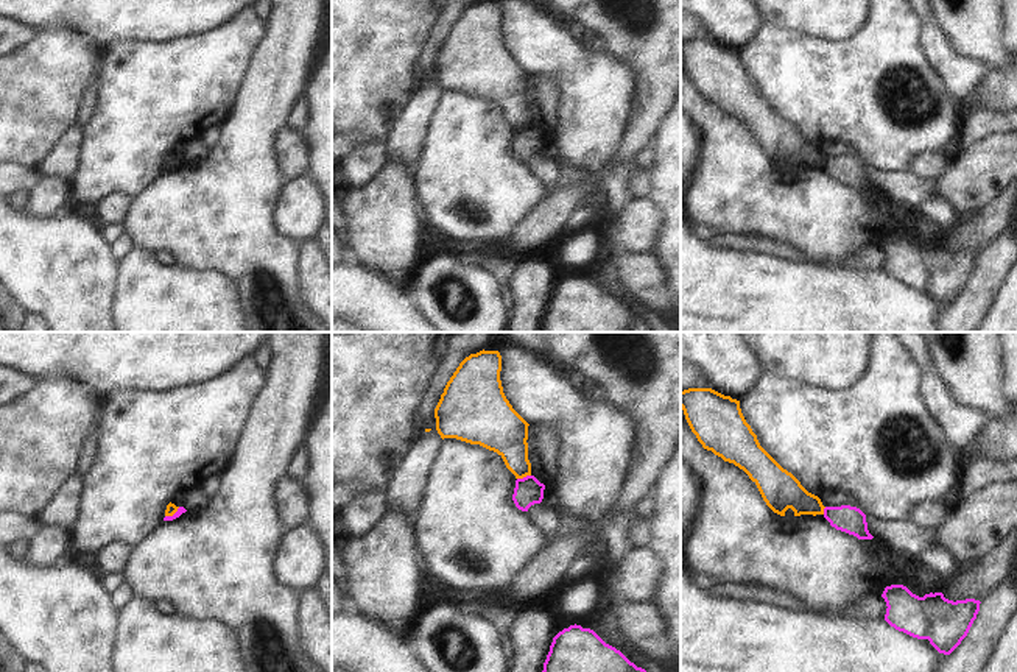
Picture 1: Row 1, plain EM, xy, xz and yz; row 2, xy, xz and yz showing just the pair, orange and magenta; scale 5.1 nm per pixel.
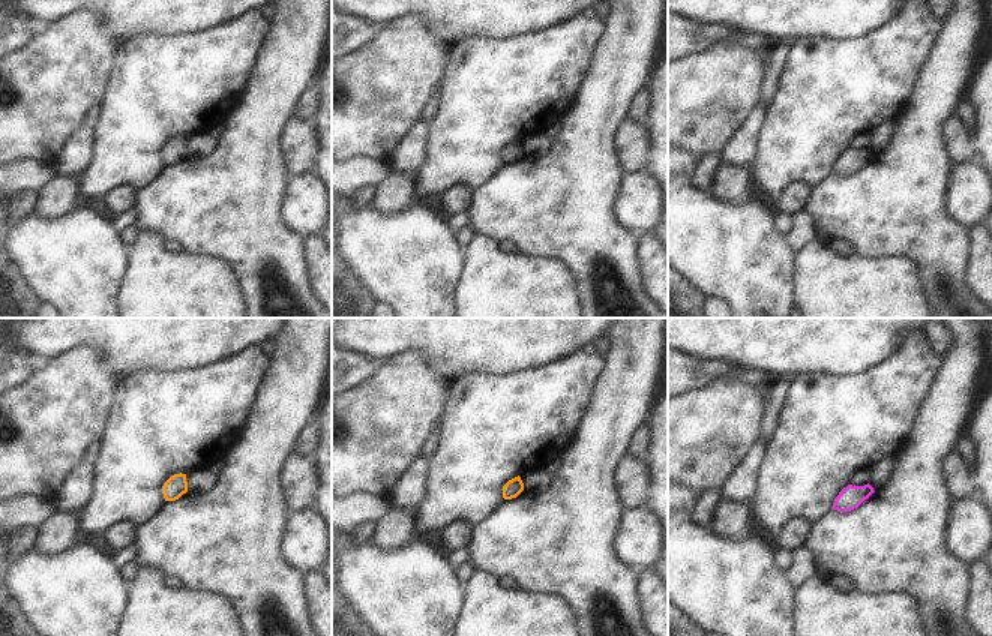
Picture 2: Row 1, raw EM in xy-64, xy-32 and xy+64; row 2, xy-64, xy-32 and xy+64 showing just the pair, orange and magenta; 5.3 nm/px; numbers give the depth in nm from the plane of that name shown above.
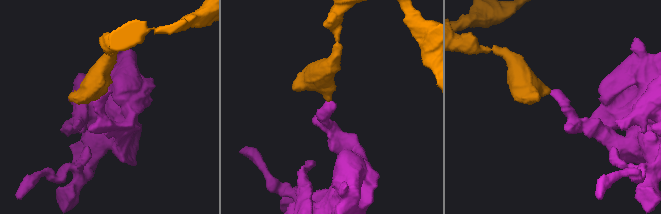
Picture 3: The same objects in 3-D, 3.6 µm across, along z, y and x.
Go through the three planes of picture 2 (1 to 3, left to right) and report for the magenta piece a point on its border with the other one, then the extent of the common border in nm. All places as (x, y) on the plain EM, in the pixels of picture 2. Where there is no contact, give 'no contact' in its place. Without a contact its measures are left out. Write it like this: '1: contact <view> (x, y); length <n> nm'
1: no contact
2: no contact
3: no contact

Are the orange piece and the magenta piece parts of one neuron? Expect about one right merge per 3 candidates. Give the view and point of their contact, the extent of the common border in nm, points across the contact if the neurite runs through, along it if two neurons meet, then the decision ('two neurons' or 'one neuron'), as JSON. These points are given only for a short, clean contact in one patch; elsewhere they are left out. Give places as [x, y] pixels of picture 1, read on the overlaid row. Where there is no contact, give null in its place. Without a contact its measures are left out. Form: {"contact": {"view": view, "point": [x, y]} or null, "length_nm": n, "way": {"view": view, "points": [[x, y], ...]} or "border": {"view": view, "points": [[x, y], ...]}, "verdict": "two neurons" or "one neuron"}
{"contact": {"view": "xz", "point": [524, 476]}, "length_nm": 80, "border": {"view": "xz", "points": [[530, 474], [517, 479]]}, "verdict": "two neurons"}

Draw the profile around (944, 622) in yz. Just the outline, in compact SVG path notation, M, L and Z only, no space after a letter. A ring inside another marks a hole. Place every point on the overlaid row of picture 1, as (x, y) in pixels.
M903 585L886 586L882 597L888 607L885 621L891 627L928 639L944 655L950 655L967 636L981 603L975 599L953 602L942 592L919 597Z

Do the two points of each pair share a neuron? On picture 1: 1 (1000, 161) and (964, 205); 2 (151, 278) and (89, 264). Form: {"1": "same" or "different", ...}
{"1": "same", "2": "different"}

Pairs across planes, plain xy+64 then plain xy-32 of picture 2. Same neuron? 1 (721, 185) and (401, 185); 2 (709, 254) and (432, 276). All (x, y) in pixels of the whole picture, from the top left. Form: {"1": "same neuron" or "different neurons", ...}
{"1": "same neuron", "2": "same neuron"}

